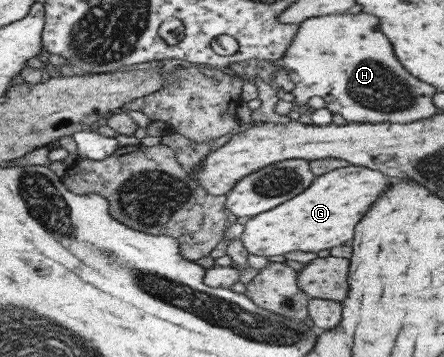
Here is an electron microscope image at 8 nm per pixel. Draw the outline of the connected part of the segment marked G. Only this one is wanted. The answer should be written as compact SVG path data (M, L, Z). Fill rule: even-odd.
M351 164L317 176L315 181L317 183L313 183L313 187L305 191L305 195L297 195L297 199L280 203L246 223L241 241L250 255L266 258L285 256L285 253L293 251L317 254L349 241L355 223L367 211L371 199L377 199L377 195L381 195L381 191L385 191L385 187L389 185L389 179L385 175L366 167L353 167Z

